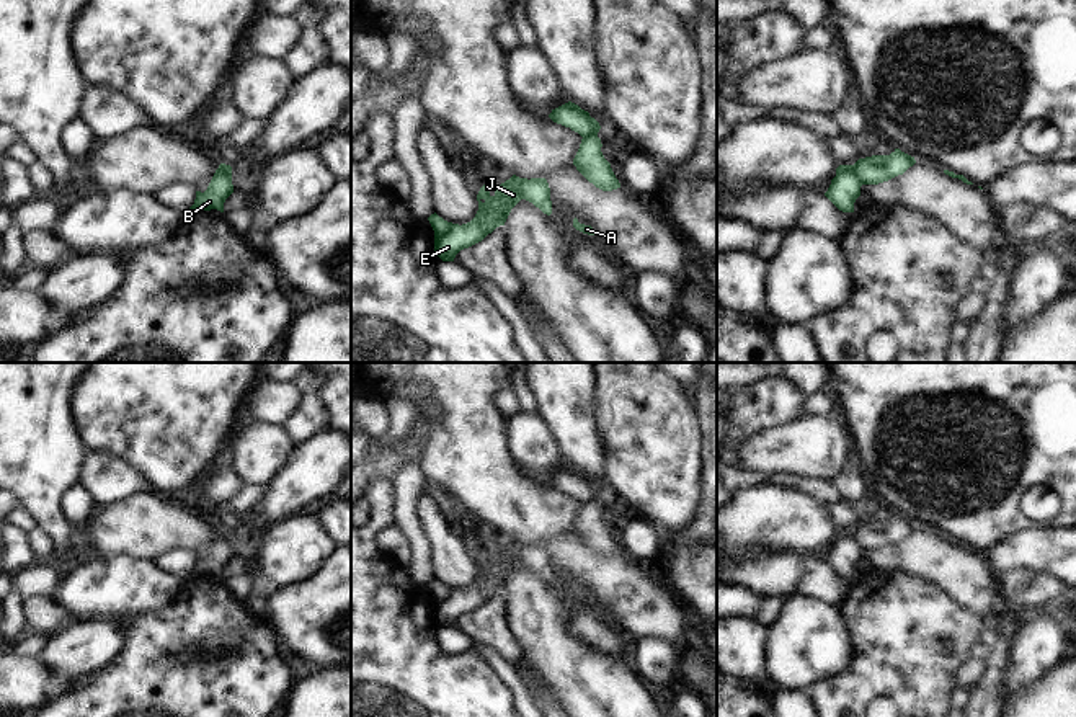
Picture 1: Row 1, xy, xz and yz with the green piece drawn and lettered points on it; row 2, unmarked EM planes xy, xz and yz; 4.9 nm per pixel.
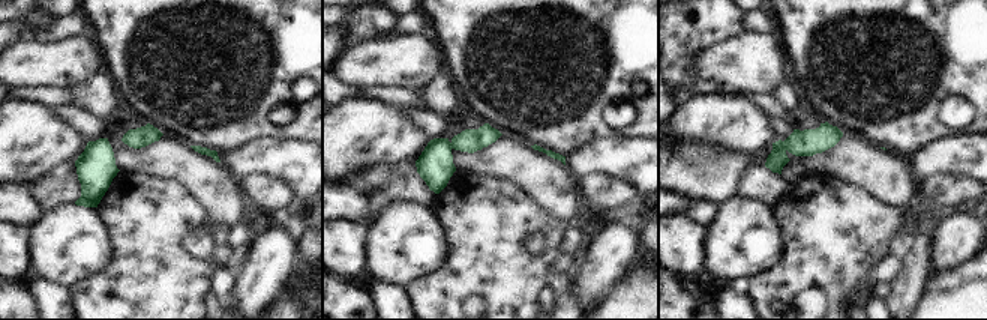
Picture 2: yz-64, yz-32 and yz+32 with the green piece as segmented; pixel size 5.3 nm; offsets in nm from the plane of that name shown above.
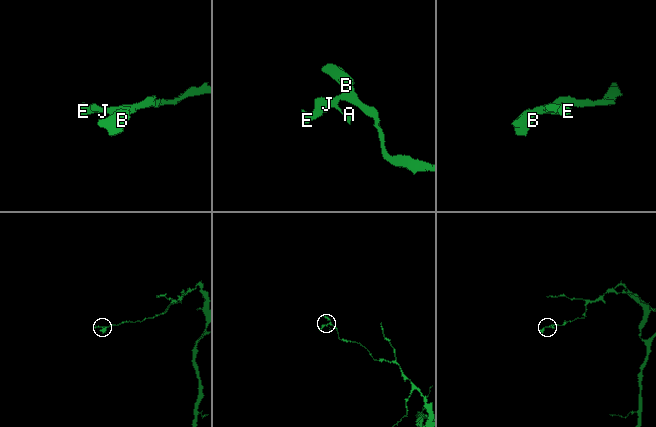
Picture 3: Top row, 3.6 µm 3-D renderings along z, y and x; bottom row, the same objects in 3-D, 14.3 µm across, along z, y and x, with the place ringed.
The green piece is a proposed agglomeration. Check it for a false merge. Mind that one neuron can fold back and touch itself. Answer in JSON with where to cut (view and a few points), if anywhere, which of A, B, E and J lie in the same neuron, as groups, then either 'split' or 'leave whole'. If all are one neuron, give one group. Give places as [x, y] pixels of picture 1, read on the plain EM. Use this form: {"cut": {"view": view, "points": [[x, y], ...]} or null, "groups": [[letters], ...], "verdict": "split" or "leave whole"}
{"cut": {"view": "yz", "points": [[853, 531], [853, 538], [861, 551]]}, "groups": [["A", "E", "J"], ["B"]], "verdict": "split"}

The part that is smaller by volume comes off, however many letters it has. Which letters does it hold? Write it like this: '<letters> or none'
B

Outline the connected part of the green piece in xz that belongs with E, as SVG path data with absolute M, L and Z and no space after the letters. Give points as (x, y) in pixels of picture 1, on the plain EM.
M513 541L501 549L495 560L483 550L477 560L478 577L467 590L452 590L436 578L428 583L434 596L434 617L442 627L454 627L456 621L482 608L496 593L505 591L511 575L526 565L544 580L552 580L550 554L545 544L519 544Z

